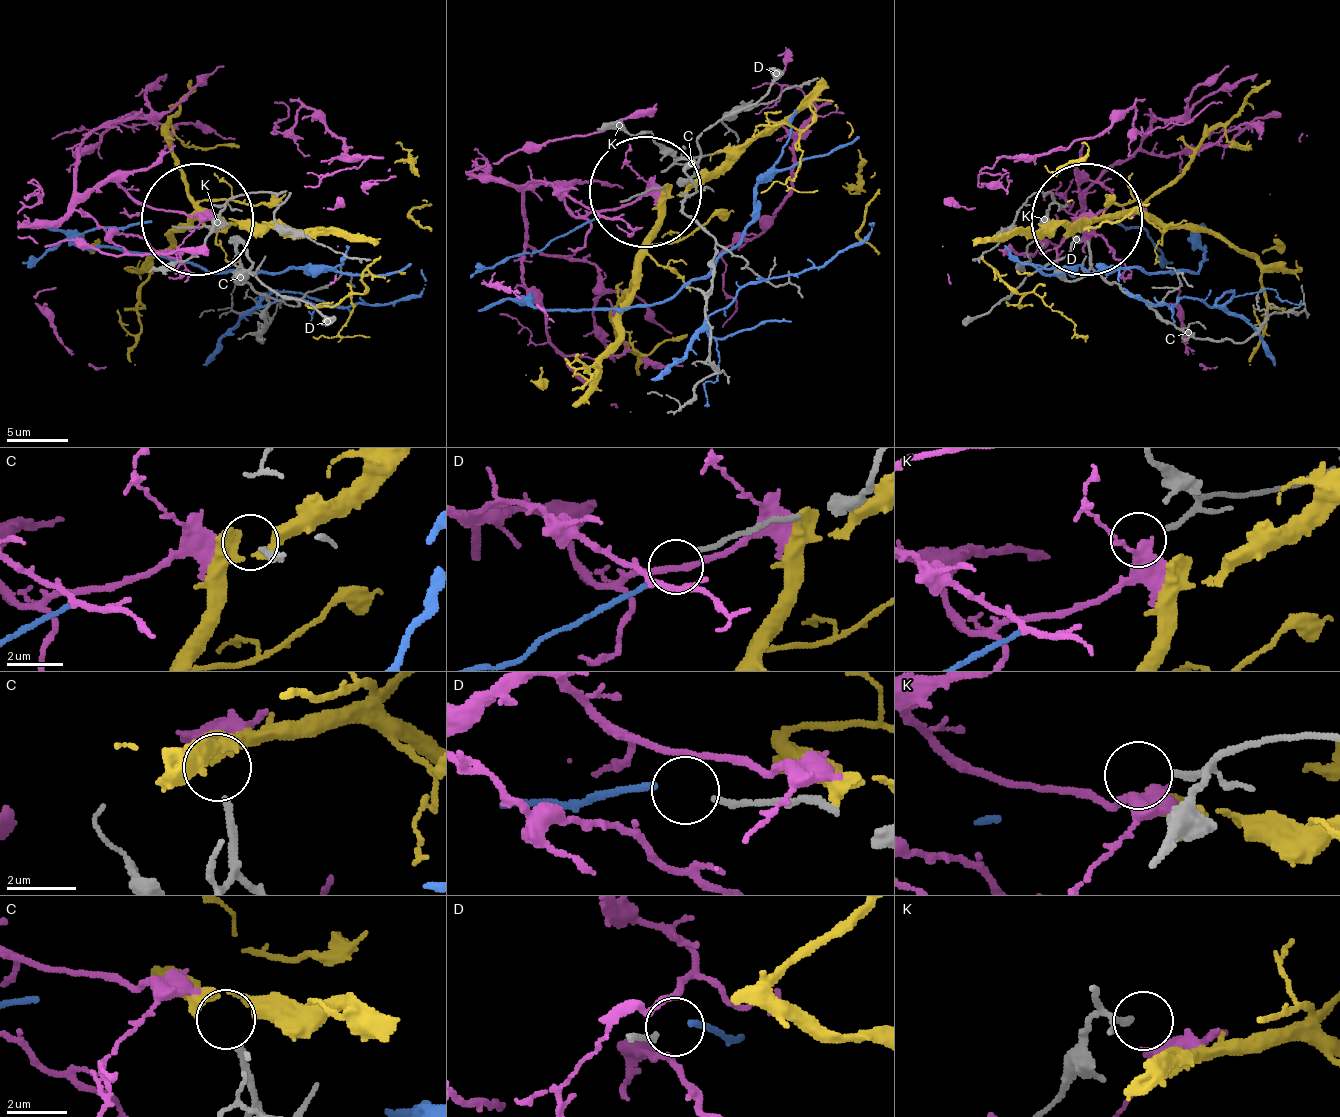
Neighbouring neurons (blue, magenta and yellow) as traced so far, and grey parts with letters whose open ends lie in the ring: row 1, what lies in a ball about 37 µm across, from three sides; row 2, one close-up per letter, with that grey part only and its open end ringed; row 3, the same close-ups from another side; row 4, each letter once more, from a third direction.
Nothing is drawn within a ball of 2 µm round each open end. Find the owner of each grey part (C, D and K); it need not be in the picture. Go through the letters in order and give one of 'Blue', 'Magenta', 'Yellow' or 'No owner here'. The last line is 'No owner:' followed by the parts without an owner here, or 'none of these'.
C: Yellow
D: Blue
K: No owner here
No owner: K

